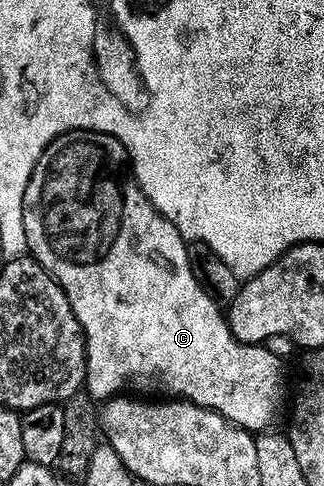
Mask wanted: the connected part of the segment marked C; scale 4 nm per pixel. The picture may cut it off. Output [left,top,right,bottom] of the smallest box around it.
[25,131,282,433]

